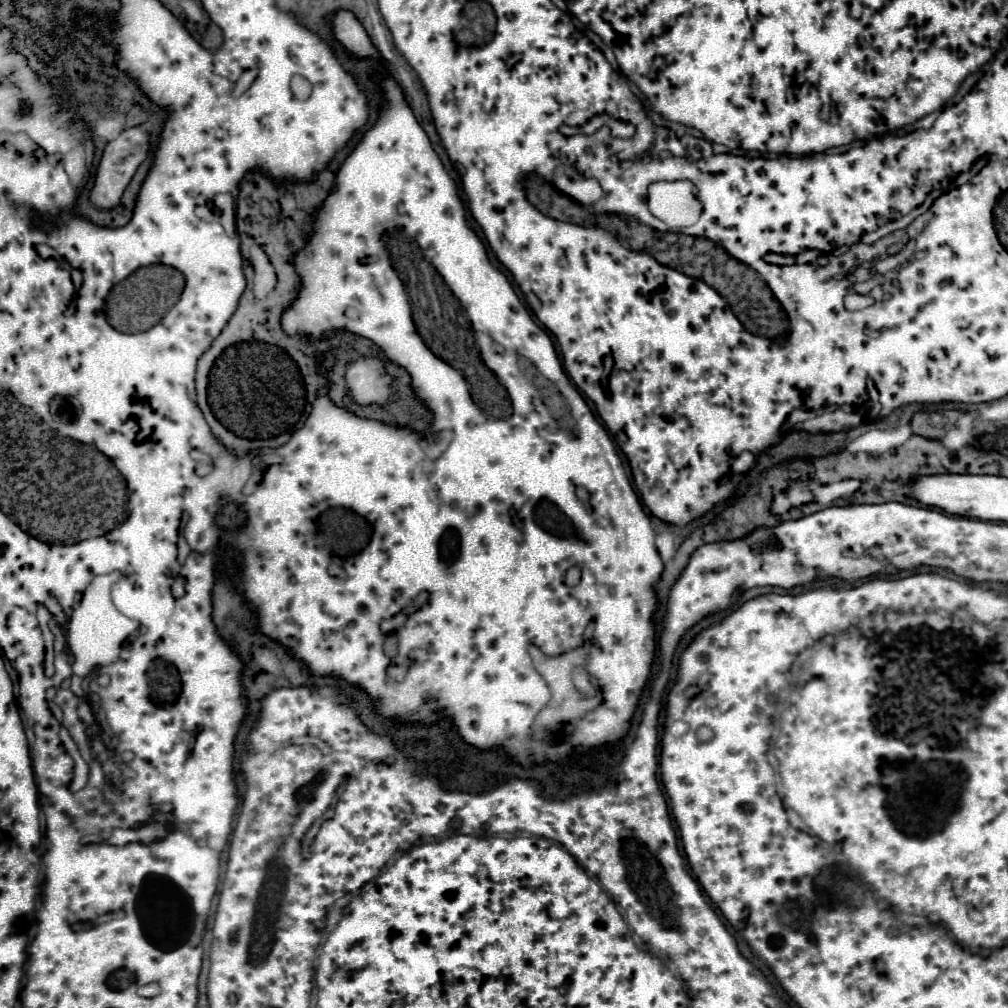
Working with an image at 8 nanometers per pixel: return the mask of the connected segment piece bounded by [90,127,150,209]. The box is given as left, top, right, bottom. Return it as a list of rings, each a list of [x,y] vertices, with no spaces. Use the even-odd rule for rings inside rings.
[[[132,127],[122,131],[114,141],[110,141],[104,149],[104,157],[98,165],[98,173],[96,173],[96,183],[90,195],[90,201],[100,207],[100,209],[110,209],[116,207],[124,189],[128,187],[128,183],[132,181],[136,169],[144,163],[144,159],[148,157],[150,151],[150,133],[142,127]],[[144,143],[146,143],[146,151],[144,151]]]

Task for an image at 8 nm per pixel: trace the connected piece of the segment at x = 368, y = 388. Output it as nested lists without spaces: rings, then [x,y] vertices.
[[[378,357],[358,359],[346,365],[348,393],[358,405],[386,405],[394,395],[394,377]]]

